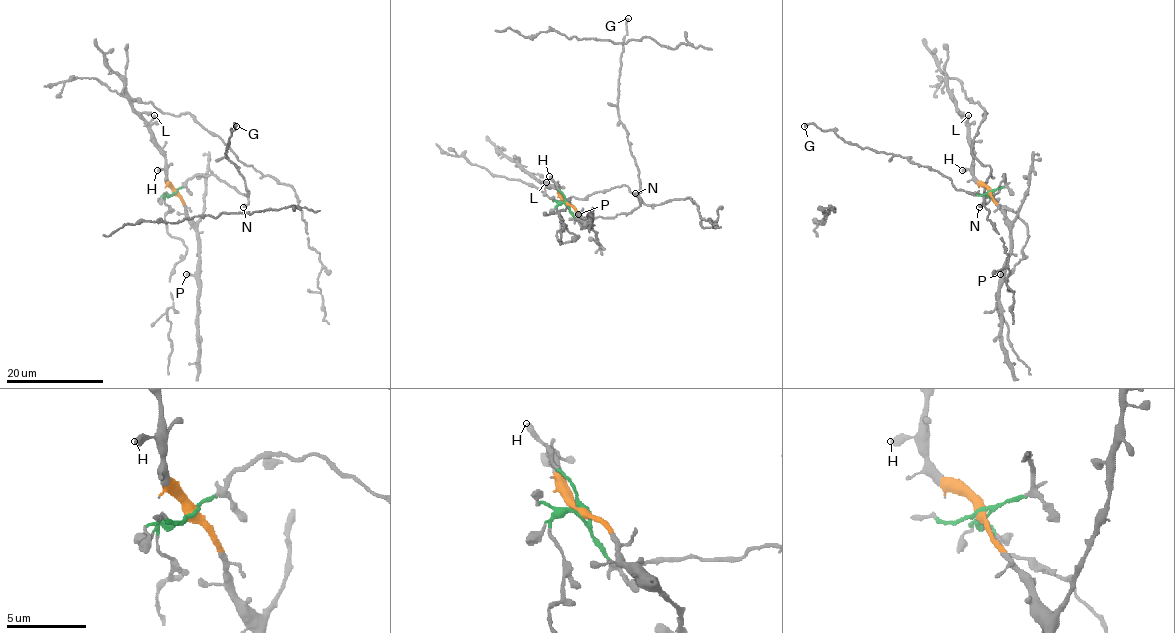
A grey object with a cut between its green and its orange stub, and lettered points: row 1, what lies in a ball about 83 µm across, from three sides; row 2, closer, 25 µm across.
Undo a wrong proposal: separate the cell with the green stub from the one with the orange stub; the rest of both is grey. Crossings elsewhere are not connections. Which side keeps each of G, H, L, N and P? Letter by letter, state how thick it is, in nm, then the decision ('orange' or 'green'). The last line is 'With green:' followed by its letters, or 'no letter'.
G: 280 nm | green
H: 440 nm | orange
L: 280 nm | orange
N: 320 nm | green
P: 440 nm | orange
With green: G, N

